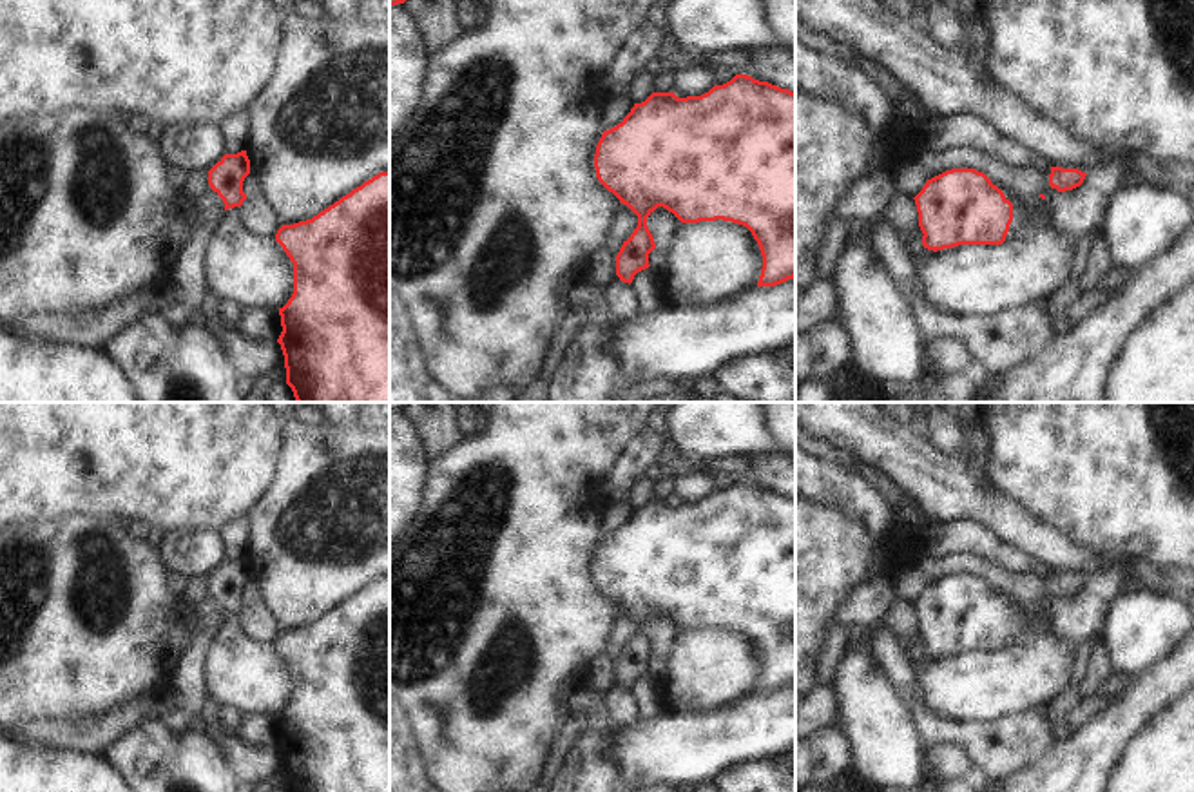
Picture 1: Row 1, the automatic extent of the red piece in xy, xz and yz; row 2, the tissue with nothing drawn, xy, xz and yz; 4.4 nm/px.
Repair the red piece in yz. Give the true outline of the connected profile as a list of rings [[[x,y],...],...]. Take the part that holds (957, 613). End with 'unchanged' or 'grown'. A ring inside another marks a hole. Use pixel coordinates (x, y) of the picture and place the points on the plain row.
[[[951,575],[926,587],[913,604],[928,656],[958,651],[1002,651],[1013,609],[975,575]]]; unchanged

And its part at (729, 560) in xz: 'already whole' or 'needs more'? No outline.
already whole

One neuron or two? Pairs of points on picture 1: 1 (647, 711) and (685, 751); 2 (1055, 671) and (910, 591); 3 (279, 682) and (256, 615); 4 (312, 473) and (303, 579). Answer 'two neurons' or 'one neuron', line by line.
1: two neurons
2: two neurons
3: two neurons
4: one neuron

